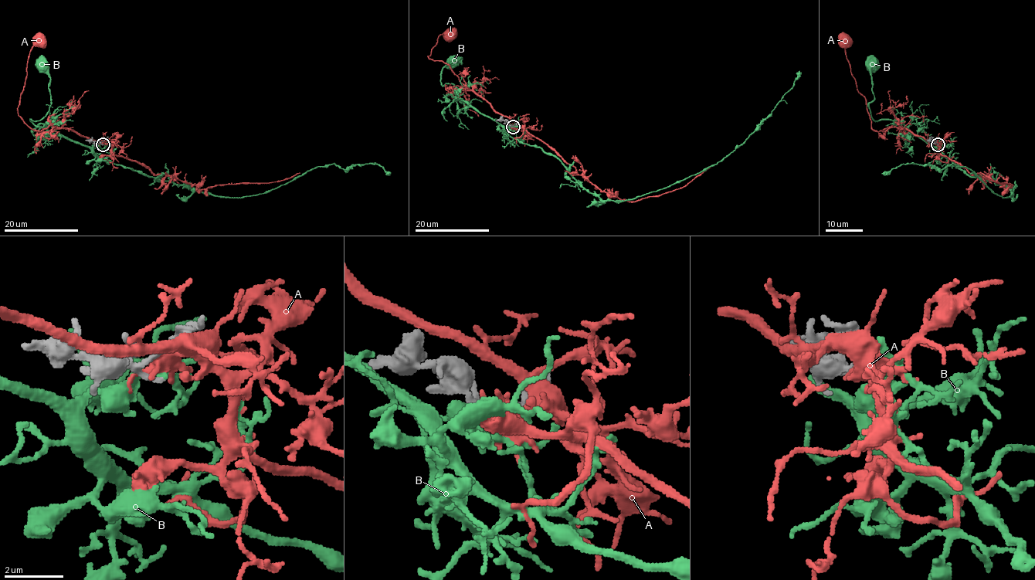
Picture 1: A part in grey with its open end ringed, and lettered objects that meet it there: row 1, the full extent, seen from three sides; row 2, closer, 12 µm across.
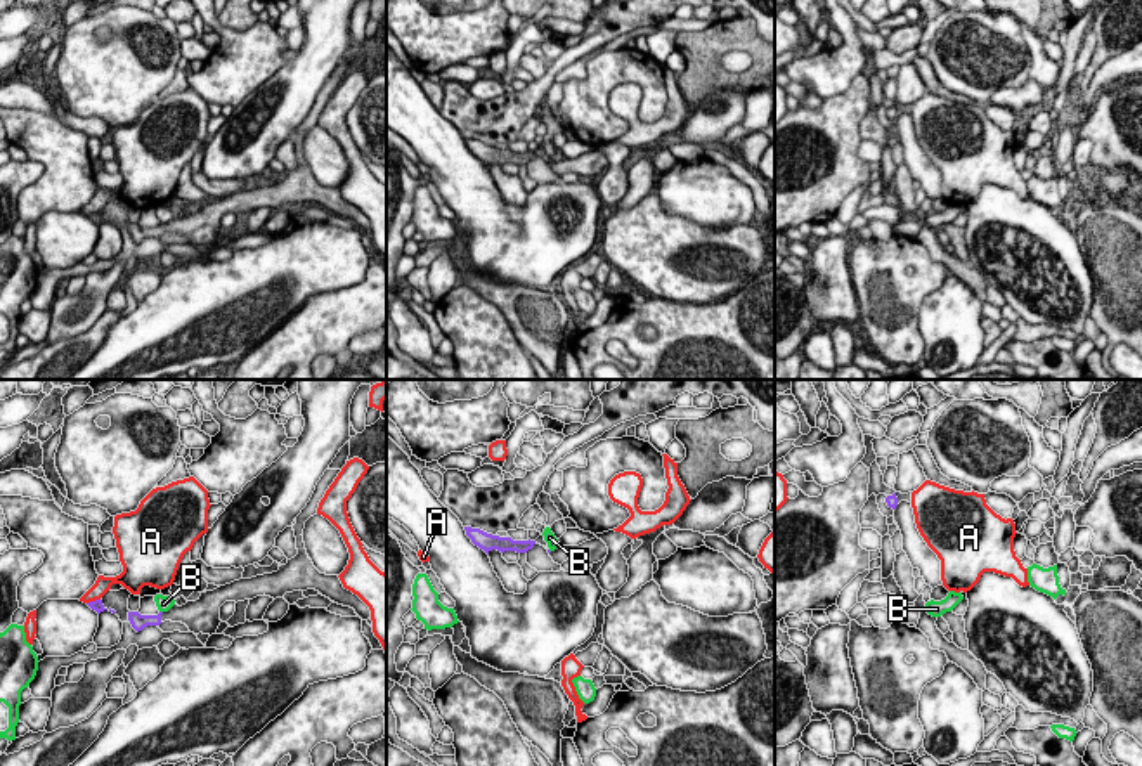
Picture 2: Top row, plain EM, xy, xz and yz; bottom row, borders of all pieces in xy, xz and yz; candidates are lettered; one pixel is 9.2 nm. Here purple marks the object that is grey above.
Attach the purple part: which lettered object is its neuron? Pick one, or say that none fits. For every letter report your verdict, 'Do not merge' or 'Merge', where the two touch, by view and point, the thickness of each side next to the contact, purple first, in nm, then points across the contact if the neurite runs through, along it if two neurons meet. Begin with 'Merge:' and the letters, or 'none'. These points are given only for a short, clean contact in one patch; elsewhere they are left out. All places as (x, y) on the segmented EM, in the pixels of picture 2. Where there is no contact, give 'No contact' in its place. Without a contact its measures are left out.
Merge: none
A: Do not merge. Touches purple at xy (92, 602). Thickness 100 nm (purple) against 160 nm
B: Do not merge. No contact

